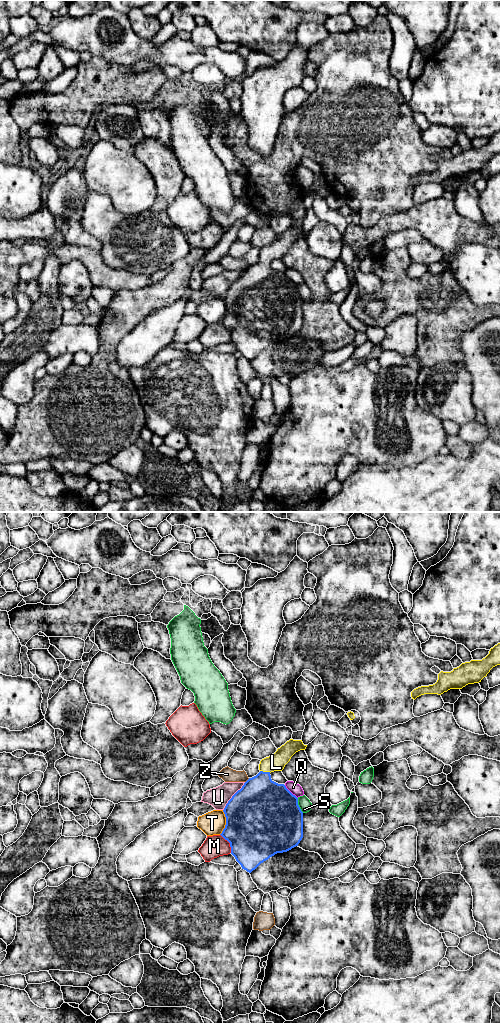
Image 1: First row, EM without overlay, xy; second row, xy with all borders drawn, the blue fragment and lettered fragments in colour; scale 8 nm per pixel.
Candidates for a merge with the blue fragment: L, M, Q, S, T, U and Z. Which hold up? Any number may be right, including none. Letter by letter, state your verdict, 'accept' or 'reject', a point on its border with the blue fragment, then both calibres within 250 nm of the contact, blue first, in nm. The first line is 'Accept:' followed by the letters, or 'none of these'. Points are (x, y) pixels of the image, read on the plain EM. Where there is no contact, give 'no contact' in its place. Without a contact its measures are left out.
Accept: L
L: accept; meets blue in xy at (265, 260); 400 nm thick on the blue side, 140 nm on the other
M: reject; meets blue in xy at (229, 330); 500 nm thick on the blue side, 180 nm on the other
Q: reject; meets blue in xy at (290, 280); 500 nm thick on the blue side, 90 nm on the other
S: reject; meets blue in xy at (298, 293); 500 nm thick on the blue side, 100 nm on the other
T: reject; meets blue in xy at (226, 310); 500 nm thick on the blue side, 190 nm on the other
U: reject; meets blue in xy at (232, 284); 500 nm thick on the blue side, 170 nm on the other
Z: reject; meets blue in xy at (247, 268); 460 nm thick on the blue side, 110 nm on the other

